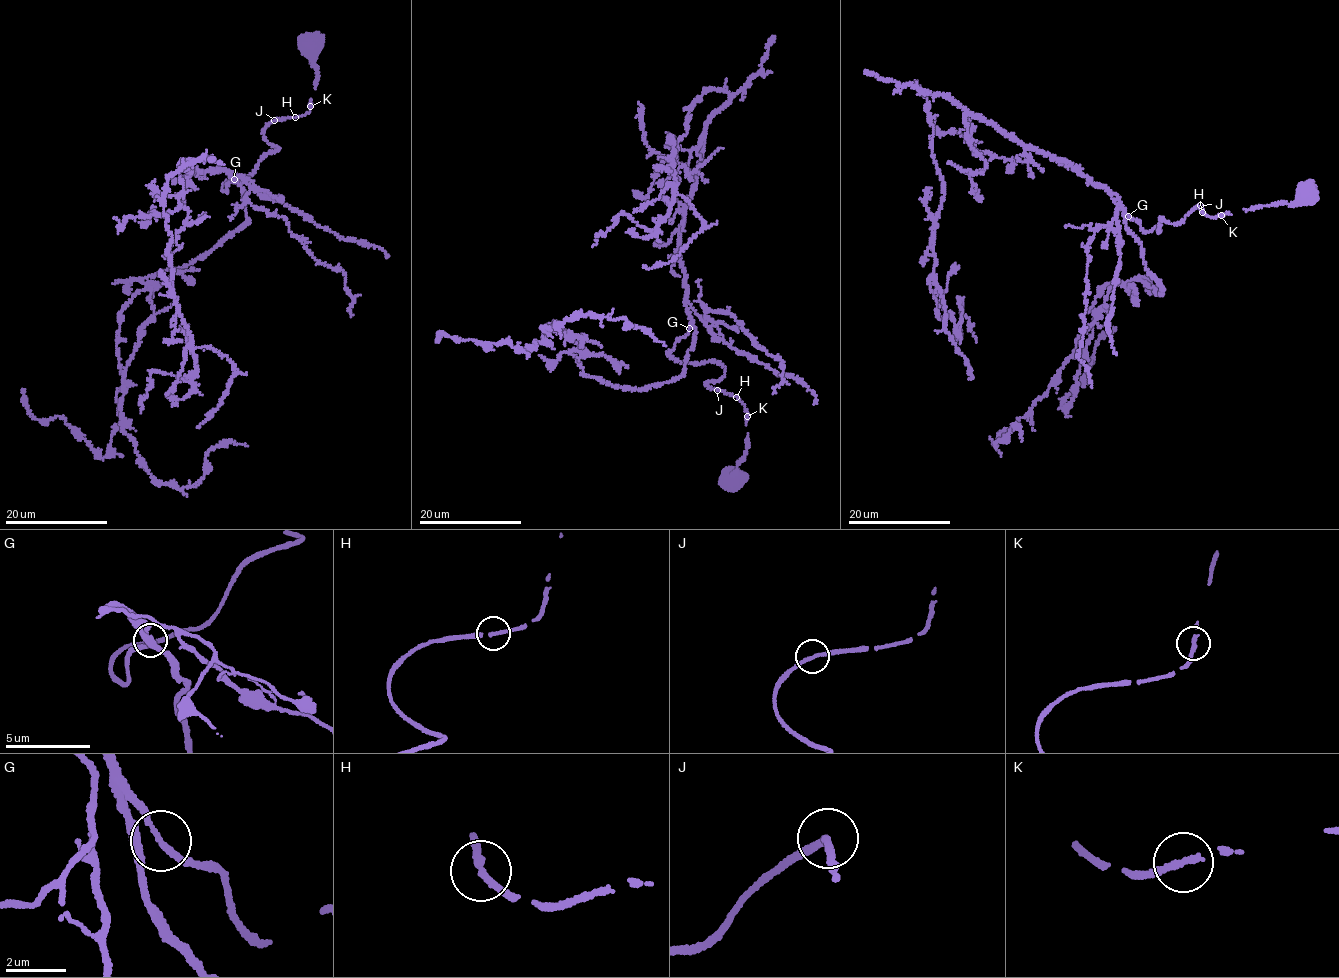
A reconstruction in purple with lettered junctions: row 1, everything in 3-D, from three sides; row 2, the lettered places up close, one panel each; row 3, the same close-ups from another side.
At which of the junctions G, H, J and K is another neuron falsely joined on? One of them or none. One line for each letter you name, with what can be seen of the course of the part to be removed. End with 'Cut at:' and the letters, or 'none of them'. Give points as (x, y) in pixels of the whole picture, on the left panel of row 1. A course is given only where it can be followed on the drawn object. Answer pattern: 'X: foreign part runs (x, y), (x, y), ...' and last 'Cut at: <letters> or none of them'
Cut at: none of them

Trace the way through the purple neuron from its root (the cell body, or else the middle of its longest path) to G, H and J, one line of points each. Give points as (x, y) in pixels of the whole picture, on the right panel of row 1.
G: (1307, 191), (1290, 204), (1214, 217), (1200, 205), (1181, 222), (1160, 220), (1159, 231), (1143, 232), (1128, 216)
H: (1307, 191), (1290, 204), (1254, 207), (1214, 217), (1202, 211)
J: (1307, 191), (1290, 204), (1254, 207), (1214, 217), (1201, 211), (1201, 205)

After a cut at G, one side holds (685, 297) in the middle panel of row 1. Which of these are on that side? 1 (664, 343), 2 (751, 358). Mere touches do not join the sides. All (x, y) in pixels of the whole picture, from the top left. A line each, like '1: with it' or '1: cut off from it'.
1: with it
2: with it

